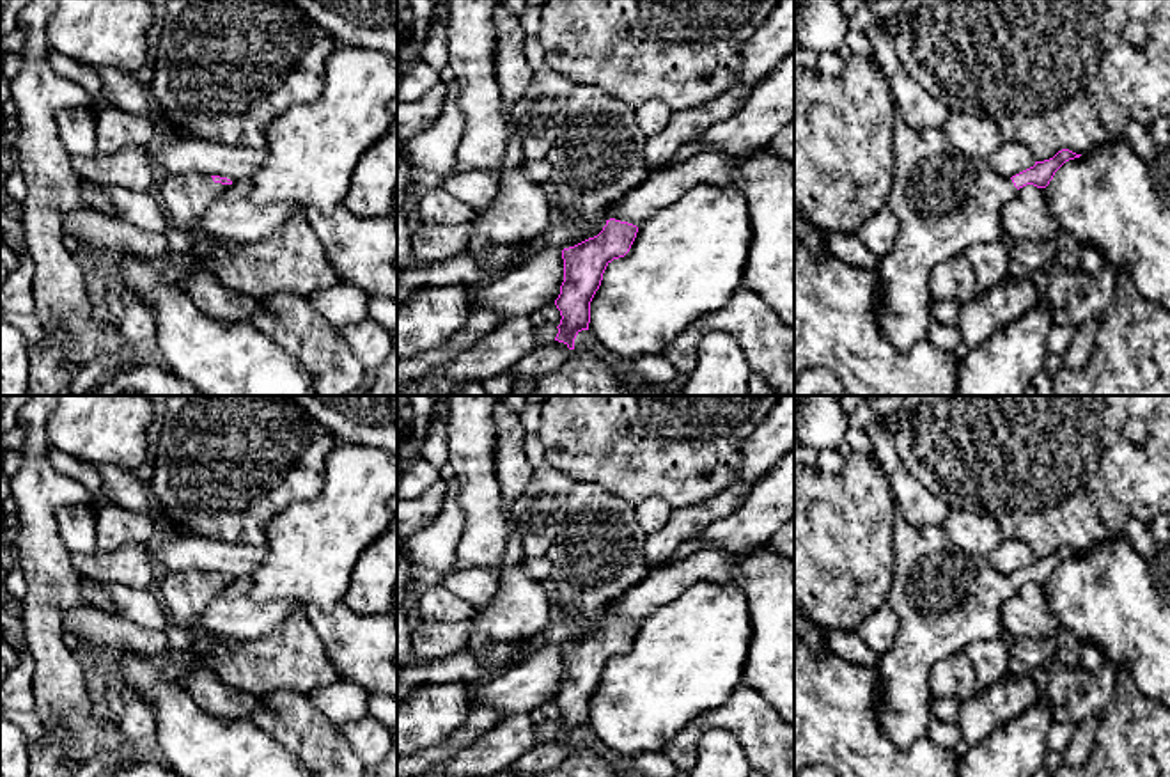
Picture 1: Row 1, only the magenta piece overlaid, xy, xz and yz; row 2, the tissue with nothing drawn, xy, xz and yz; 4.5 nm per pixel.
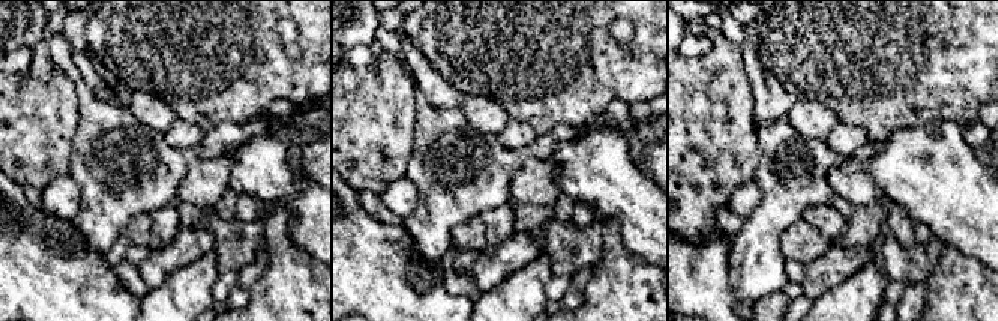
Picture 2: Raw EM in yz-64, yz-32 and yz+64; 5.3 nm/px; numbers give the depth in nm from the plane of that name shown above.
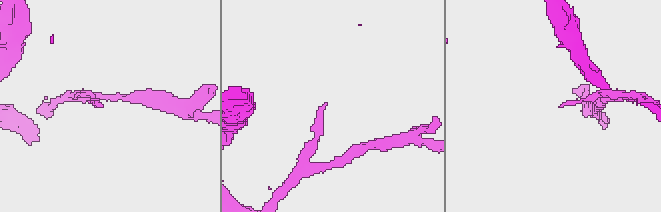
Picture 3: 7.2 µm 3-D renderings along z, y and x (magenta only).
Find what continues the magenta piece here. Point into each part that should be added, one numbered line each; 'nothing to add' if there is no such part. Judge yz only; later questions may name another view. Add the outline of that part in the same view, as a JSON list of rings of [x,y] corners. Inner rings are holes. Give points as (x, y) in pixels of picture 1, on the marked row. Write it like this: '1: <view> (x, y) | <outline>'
1: yz (943, 203) | [[[899,108],[895,112],[893,124],[893,156],[895,172],[893,183],[888,192],[886,208],[897,220],[897,238],[890,252],[879,257],[879,293],[876,300],[878,323],[881,335],[897,349],[908,349],[915,342],[927,339],[931,326],[931,273],[936,266],[963,255],[971,245],[1000,241],[1002,229],[1002,208],[1010,200],[1018,188],[1010,177],[998,176],[987,160],[970,160],[957,153],[941,128],[913,130],[902,119]]]

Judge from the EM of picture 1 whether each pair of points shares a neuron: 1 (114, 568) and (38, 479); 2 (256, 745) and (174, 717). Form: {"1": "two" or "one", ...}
{"1": "two", "2": "one"}

